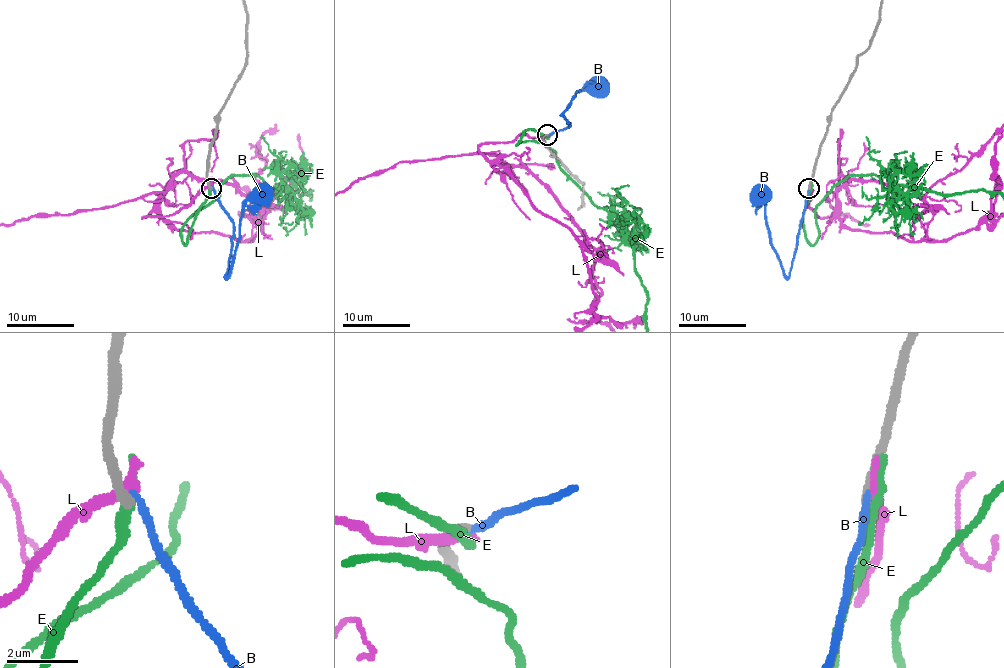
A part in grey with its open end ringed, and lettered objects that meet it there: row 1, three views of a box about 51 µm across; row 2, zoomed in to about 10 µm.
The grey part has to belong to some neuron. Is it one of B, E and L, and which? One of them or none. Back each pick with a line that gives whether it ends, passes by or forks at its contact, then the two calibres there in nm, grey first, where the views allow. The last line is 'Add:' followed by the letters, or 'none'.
Add: none

